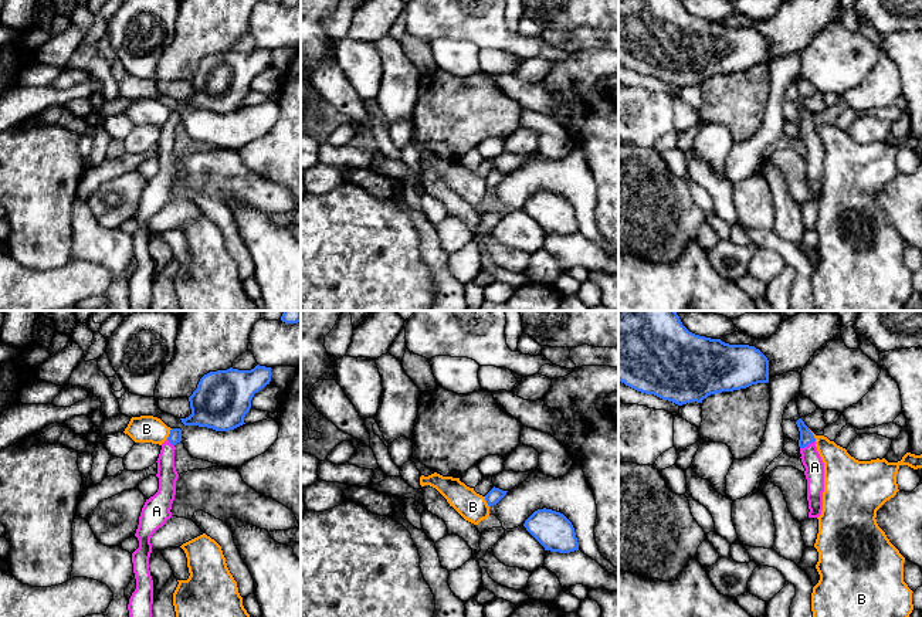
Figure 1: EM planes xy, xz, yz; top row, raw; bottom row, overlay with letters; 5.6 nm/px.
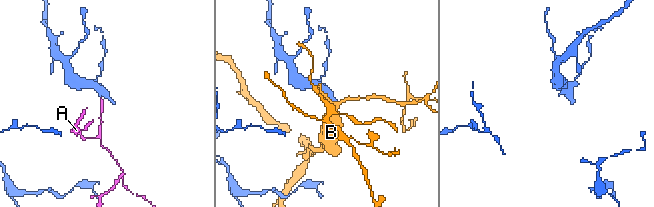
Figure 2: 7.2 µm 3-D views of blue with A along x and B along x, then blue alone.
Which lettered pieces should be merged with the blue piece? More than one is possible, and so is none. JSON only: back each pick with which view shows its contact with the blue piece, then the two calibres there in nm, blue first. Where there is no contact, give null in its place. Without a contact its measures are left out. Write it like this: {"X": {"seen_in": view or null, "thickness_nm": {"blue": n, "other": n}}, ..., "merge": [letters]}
{"A": {"seen_in": "yz", "thickness_nm": {"blue": 80, "other": 110}}, "merge": ["A"]}

